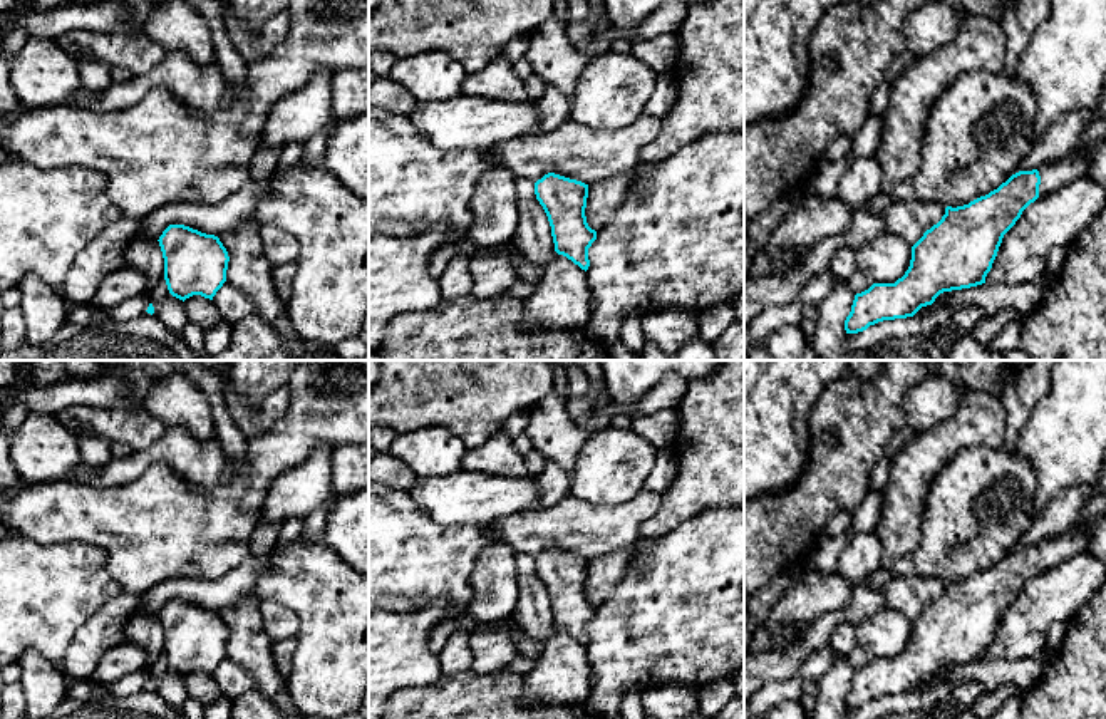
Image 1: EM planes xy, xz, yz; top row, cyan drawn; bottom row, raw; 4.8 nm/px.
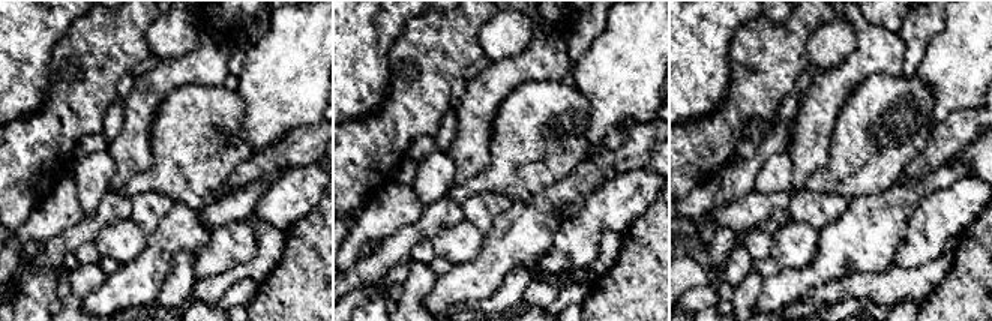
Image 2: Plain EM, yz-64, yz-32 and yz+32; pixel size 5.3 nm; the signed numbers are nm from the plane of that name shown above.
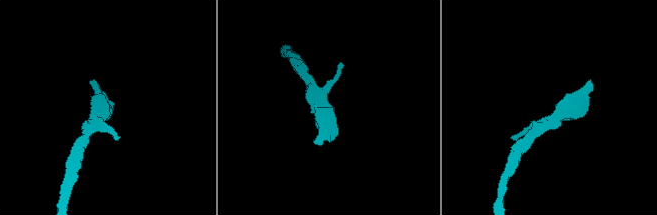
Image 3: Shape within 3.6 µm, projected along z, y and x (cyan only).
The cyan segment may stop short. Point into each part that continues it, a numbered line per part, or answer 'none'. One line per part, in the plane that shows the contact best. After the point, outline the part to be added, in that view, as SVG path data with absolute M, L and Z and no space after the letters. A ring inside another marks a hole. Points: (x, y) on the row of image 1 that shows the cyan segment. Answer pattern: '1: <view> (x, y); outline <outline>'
1: yz (1064, 170); outline M1106 121L1091 122L1081 134L1079 142L1062 158L1039 169L1039 196L1049 194L1061 186L1084 176L1089 168L1088 151L1106 139Z

